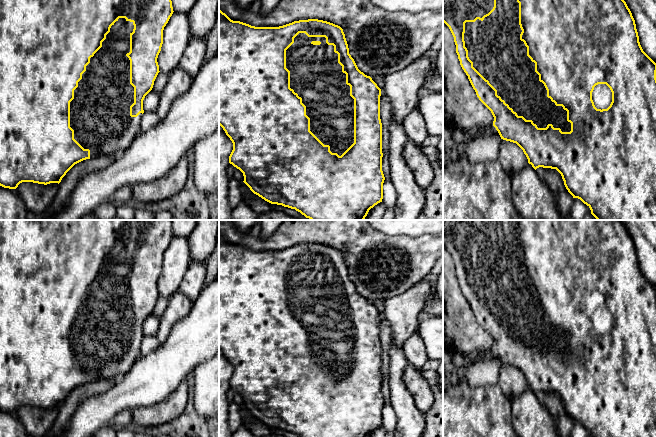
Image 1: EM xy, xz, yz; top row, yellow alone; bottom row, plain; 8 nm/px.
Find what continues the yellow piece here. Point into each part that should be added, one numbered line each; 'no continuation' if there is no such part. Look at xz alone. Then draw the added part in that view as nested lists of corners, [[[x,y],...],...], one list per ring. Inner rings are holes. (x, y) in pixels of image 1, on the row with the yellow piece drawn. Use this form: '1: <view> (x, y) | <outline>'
1: xz (316, 76) | [[[299,33],[286,50],[286,68],[290,71],[290,88],[302,98],[306,106],[310,131],[324,145],[329,145],[332,153],[341,156],[354,143],[354,99],[350,96],[350,86],[346,84],[346,74],[338,63],[334,46],[328,45],[325,37],[308,37],[305,33]]]

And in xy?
1: xy (100, 116) | [[[119,18],[110,28],[102,47],[90,58],[78,87],[74,90],[74,99],[70,102],[70,127],[74,130],[74,139],[84,148],[90,150],[90,158],[103,155],[120,156],[141,132],[140,113],[137,117],[130,116],[130,106],[134,103],[134,87],[130,84],[130,60],[126,56],[130,52],[130,34],[133,22]]]

